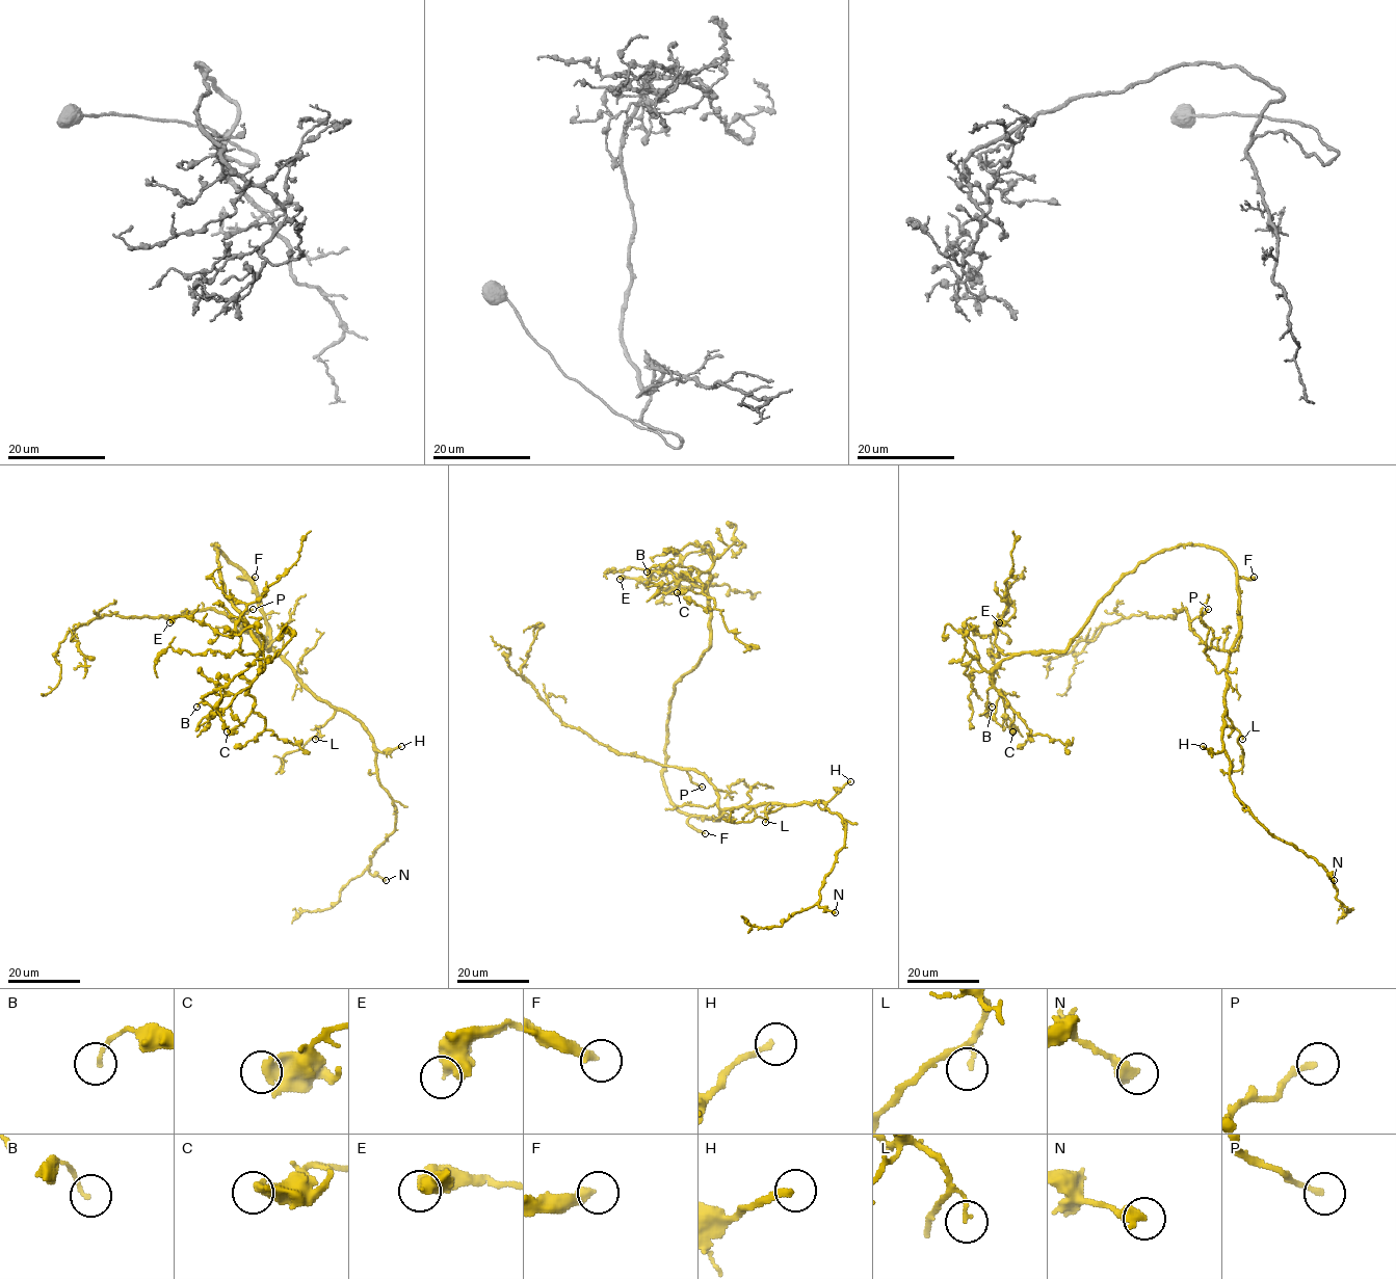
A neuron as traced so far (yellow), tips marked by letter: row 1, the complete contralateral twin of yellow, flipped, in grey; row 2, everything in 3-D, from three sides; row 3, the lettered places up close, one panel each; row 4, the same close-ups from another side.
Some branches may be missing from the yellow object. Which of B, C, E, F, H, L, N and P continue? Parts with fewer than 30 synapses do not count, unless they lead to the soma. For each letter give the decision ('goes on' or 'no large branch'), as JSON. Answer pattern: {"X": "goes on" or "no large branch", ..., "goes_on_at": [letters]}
{"B": "no large branch", "C": "no large branch", "E": "no large branch", "F": "goes on", "H": "no large branch", "L": "no large branch", "N": "no large branch", "P": "no large branch", "goes_on_at": ["F"]}

